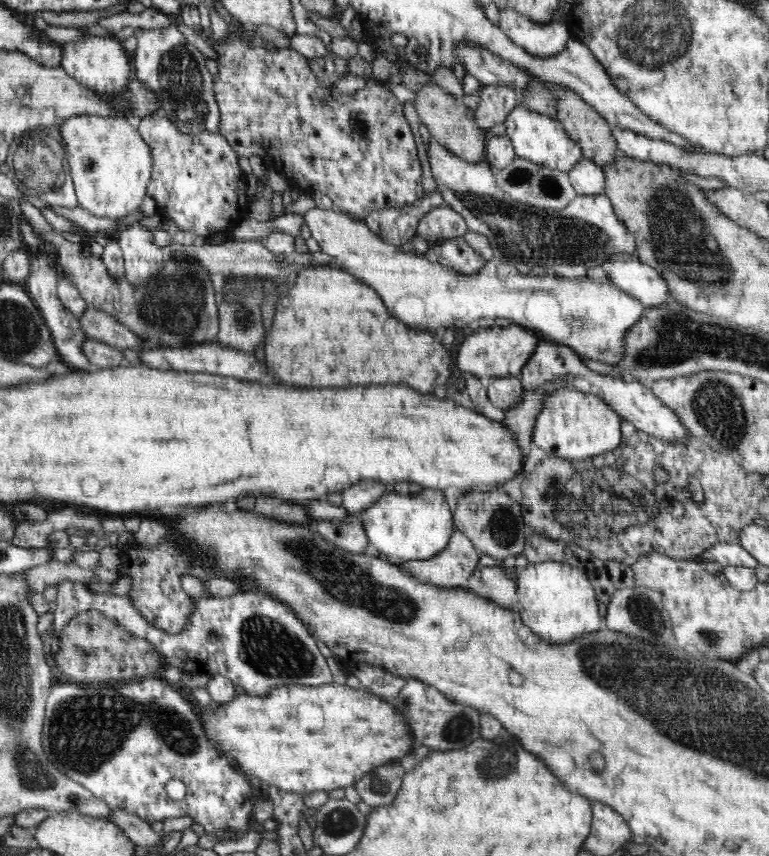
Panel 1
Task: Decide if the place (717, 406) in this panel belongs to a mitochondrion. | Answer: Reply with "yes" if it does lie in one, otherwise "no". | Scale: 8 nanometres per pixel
yes

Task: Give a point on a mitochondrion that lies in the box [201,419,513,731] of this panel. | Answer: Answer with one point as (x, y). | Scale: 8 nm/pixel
(346, 581)

